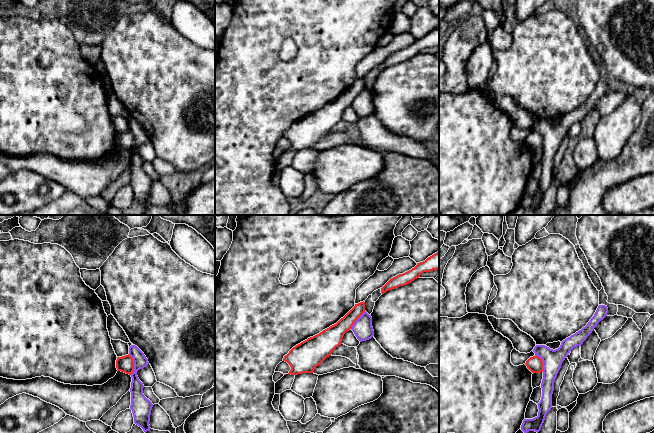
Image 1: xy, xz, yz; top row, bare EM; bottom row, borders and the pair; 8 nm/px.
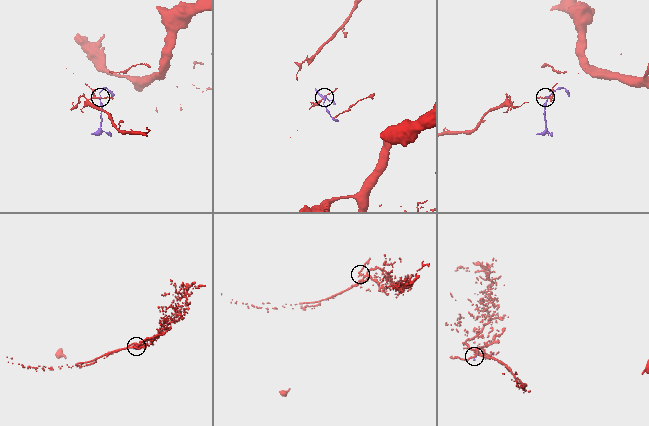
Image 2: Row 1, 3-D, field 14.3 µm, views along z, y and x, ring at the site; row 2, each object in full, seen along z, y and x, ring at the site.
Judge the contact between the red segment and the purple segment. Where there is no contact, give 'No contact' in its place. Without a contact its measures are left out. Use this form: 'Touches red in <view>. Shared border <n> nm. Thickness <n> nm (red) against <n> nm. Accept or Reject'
Touches red in xy. Shared border 170 nm. Thickness 130 nm (red) against 110 nm. Reject

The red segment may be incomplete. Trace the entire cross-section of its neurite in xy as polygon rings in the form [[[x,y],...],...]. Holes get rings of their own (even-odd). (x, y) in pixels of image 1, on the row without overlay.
[[[129,130],[122,133],[117,133],[116,144],[118,147],[131,151],[134,147],[133,134]]]

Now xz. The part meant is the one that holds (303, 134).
[[[364,77],[355,80],[336,100],[293,123],[283,134],[291,143],[288,150],[313,149],[314,145],[342,120],[344,110],[364,88]]]

